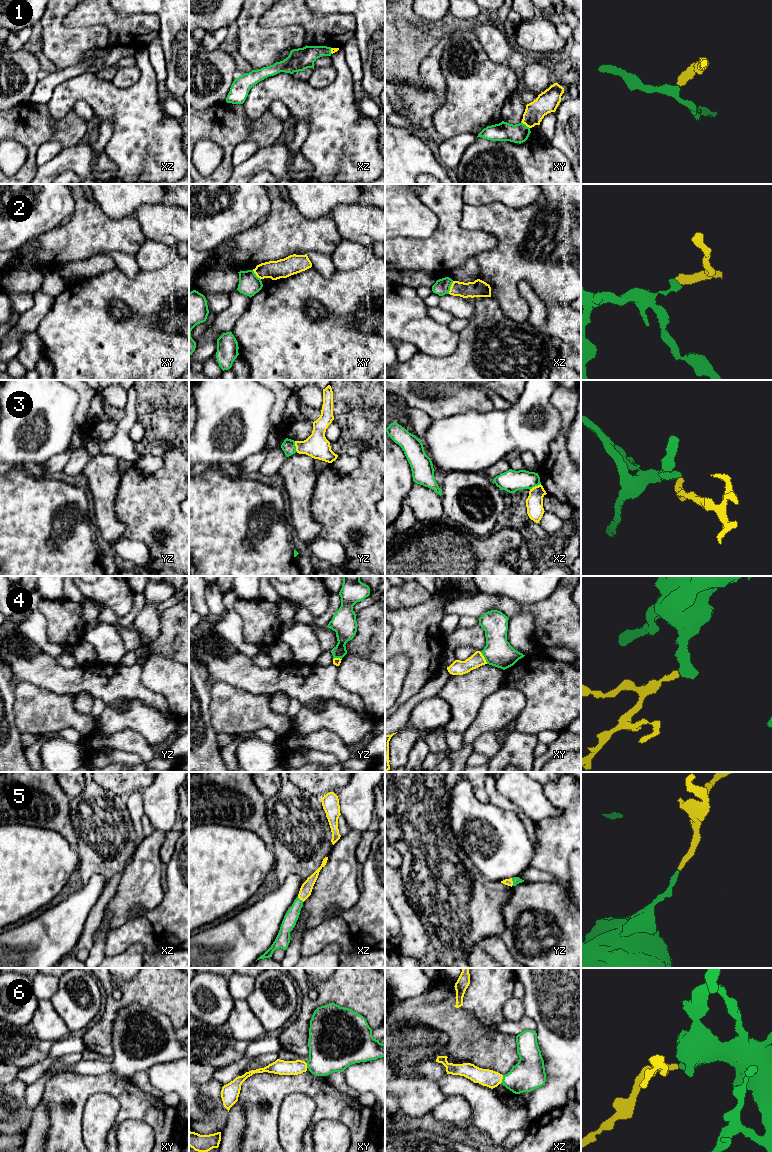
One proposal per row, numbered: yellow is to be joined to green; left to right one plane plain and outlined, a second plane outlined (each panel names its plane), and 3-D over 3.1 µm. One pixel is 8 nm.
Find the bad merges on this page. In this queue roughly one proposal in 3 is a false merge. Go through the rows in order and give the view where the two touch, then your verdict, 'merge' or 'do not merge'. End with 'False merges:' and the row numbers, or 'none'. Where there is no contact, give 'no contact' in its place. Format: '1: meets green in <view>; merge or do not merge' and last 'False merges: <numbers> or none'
1: meets green in xy; do not merge
2: meets green in xz; do not merge
3: meets green in xz; do not merge
4: meets green in xy; do not merge
5: meets green in yz; merge
6: meets green in xz; merge
False merges: 1, 2, 3, 4

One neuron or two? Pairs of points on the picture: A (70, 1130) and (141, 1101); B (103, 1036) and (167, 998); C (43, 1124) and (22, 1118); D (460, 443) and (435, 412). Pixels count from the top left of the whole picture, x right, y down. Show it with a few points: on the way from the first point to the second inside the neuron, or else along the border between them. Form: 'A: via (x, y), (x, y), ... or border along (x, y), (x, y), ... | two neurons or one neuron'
A: via (76, 1107), (76, 1102), (92, 1086), (118, 1087) | one neuron
B: via (108, 1016), (128, 996), (147, 996) | one neuron
C: border along (33, 1112), (30, 1118), (30, 1125), (25, 1132) | two neurons
D: border along (463, 412), (434, 420) | two neurons

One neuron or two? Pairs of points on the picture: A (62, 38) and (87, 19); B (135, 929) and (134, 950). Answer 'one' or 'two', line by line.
A: two
B: two

